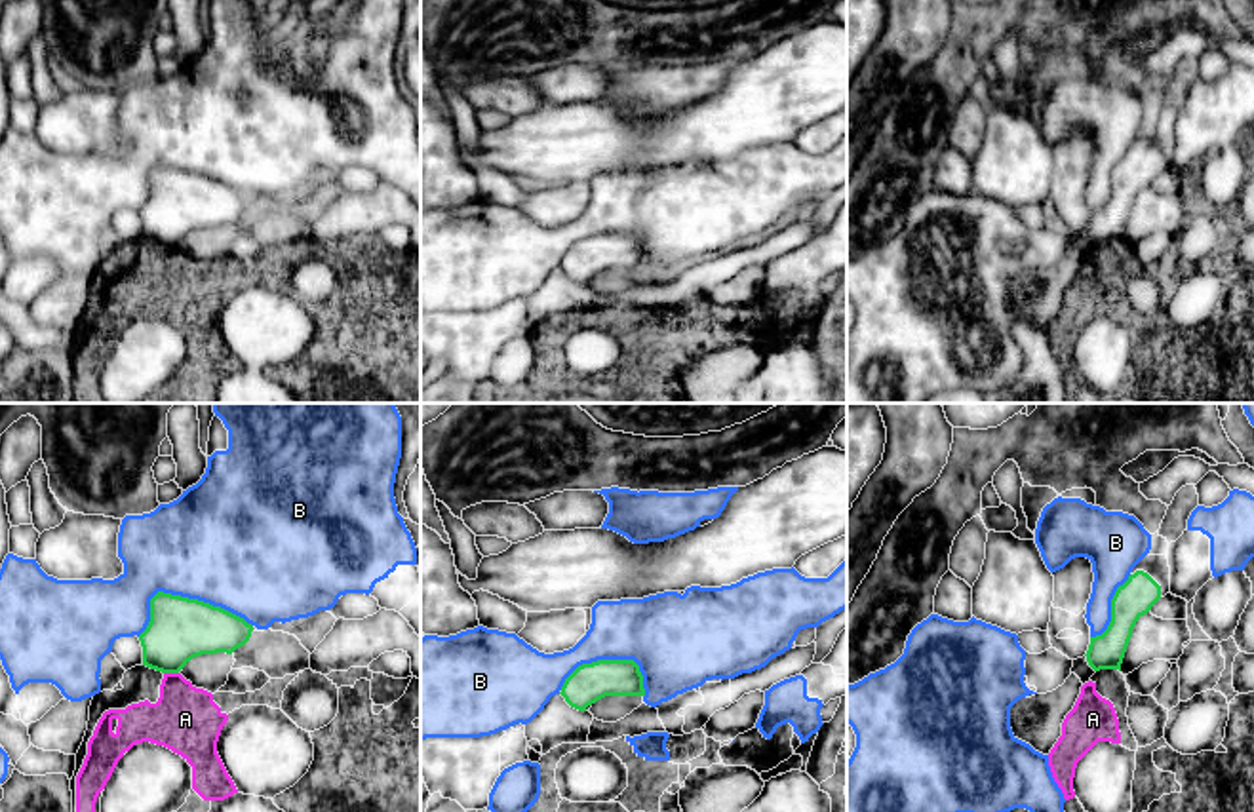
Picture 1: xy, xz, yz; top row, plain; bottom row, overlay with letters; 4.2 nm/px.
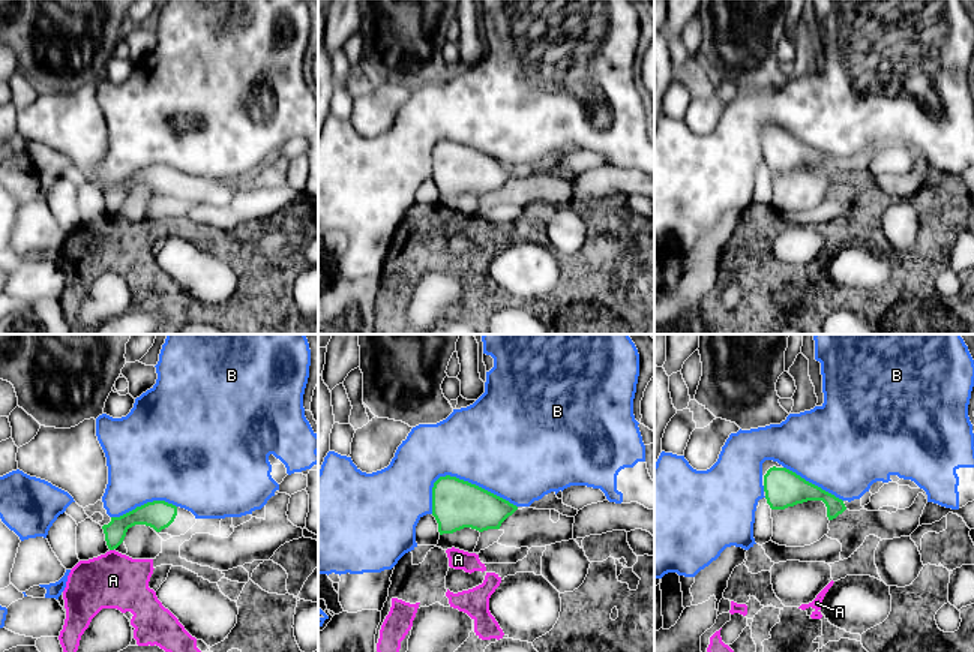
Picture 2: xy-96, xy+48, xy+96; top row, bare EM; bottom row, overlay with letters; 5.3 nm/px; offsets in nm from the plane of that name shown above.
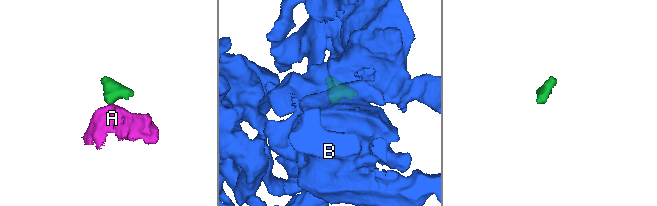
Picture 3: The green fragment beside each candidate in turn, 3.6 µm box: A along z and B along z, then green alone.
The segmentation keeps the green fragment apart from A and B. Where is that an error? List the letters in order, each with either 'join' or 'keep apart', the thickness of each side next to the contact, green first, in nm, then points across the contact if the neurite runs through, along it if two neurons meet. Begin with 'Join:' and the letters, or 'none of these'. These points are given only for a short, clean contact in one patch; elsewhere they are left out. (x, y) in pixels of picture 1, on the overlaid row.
Join: none of these
A: keep apart; 260 nm thick on the green side, 280 nm on the other; border along xy (164, 672), (177, 674)
B: keep apart; 260 nm thick on the green side, 480 nm on the other

